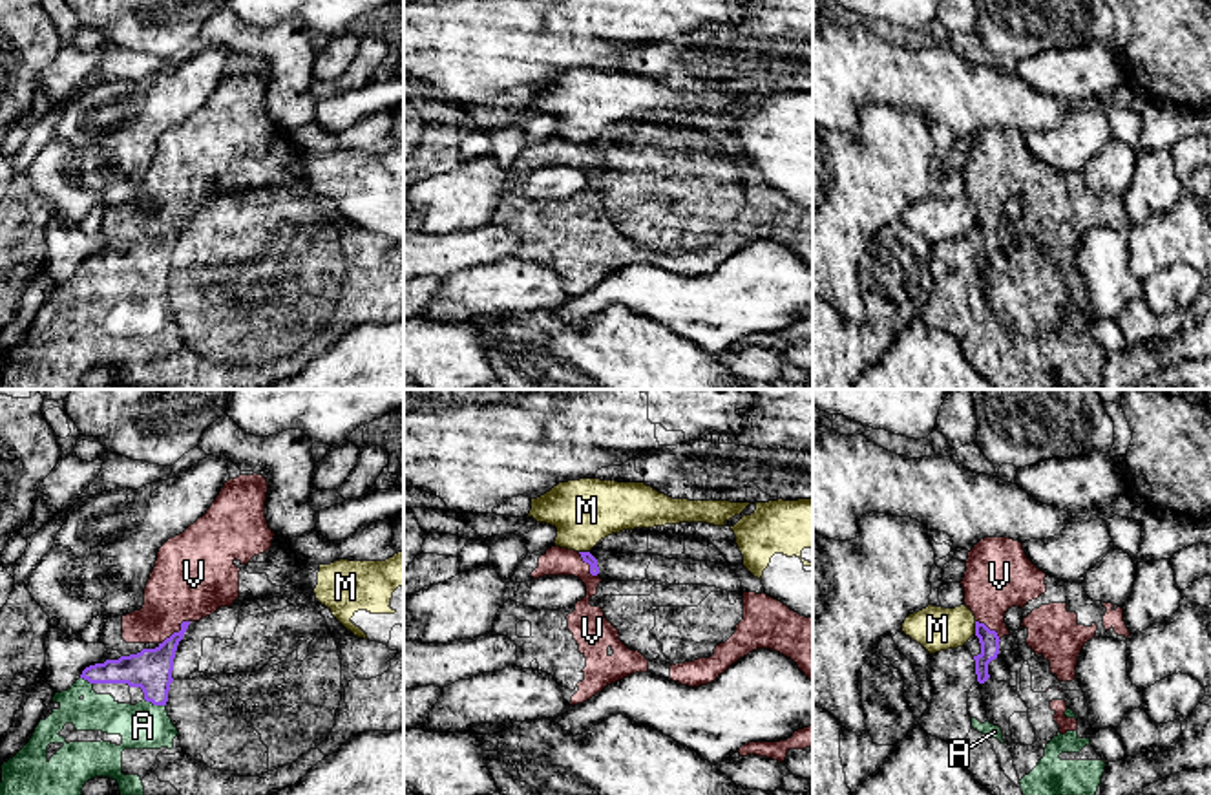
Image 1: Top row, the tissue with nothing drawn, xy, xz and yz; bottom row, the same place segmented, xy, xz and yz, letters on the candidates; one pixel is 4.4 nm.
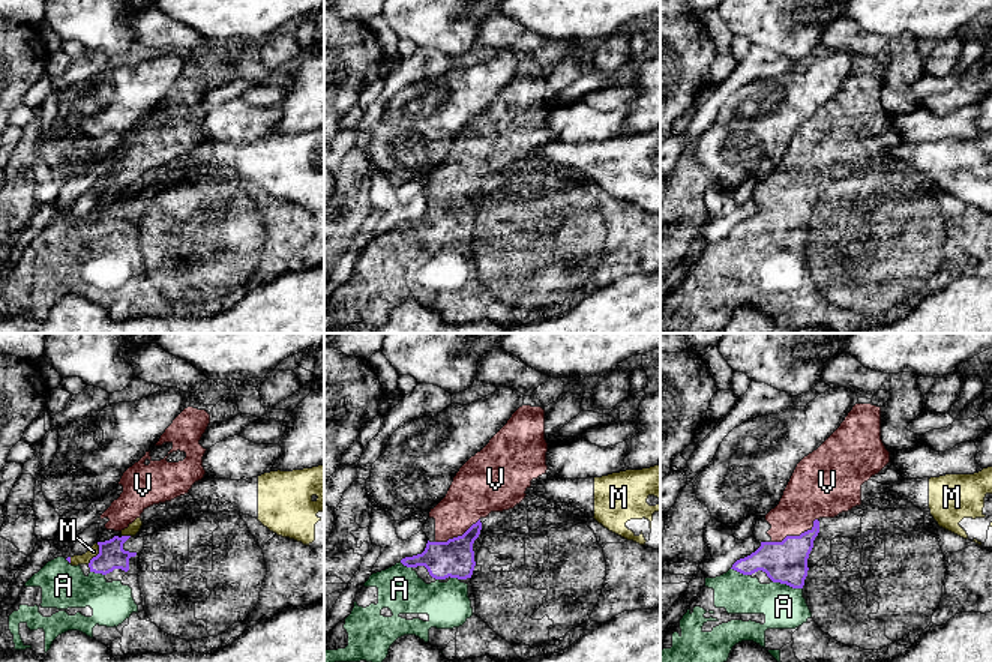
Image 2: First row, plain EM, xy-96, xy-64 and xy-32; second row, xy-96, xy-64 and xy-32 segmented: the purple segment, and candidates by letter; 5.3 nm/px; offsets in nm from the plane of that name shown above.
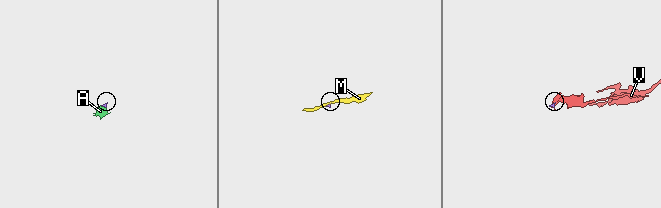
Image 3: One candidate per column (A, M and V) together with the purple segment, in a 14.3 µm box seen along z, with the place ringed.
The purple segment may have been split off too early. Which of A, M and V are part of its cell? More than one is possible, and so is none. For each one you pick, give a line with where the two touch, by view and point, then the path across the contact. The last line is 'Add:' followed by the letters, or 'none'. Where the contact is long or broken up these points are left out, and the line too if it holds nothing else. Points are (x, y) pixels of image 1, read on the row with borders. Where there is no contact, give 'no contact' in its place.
A: contact xy (156, 704)
V: contact xy (176, 633)
Add: A, V

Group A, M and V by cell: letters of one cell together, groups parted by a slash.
A V / M

